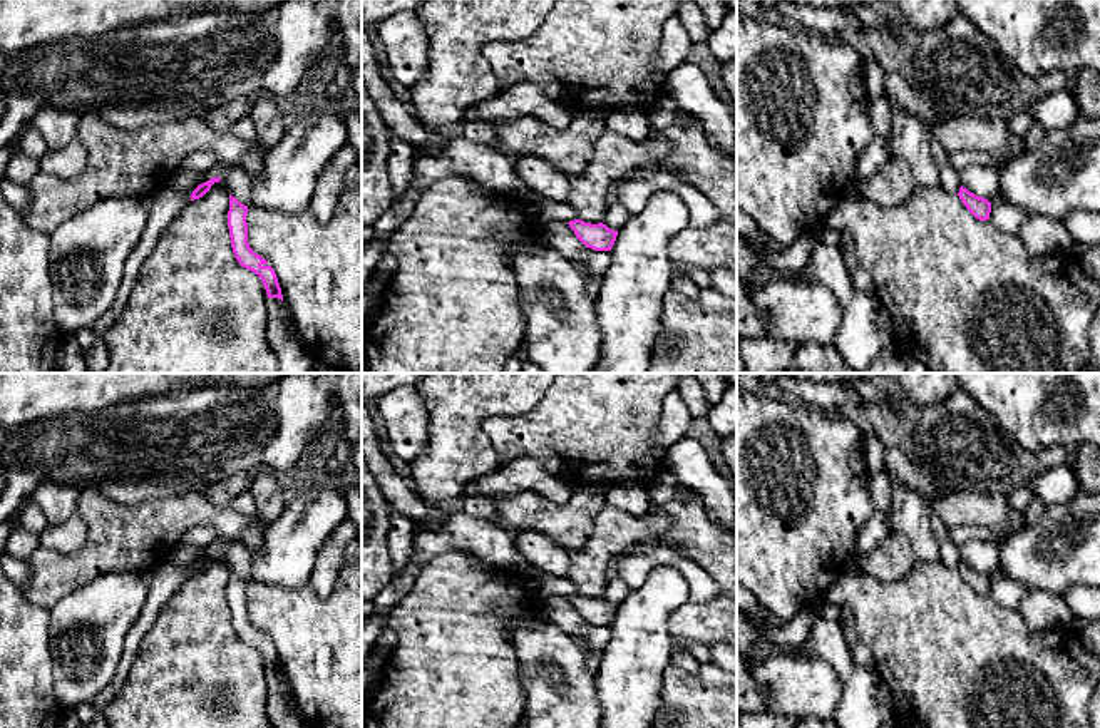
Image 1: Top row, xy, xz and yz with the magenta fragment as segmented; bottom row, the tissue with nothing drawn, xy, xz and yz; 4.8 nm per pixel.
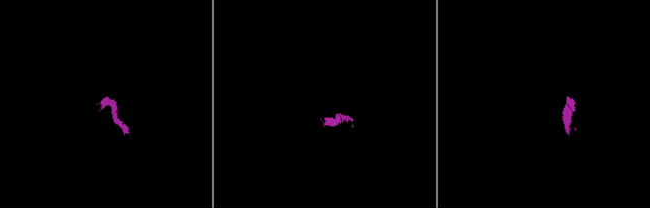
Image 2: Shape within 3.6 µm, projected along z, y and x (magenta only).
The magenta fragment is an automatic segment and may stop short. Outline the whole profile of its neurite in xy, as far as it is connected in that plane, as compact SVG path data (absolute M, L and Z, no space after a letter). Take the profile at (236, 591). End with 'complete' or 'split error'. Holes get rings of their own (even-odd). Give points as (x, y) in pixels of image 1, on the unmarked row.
M229 569L228 602L234 633L243 643L253 646L261 653L268 669L268 718L273 728L310 728L303 715L296 708L296 701L290 691L288 679L283 676L275 644L265 633L261 633L249 623L246 589L248 581L241 579Z; split error

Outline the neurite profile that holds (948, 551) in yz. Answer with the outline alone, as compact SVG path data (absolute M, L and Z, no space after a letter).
M939 495L928 499L929 509L933 510L931 512L931 525L933 525L934 536L939 542L939 559L948 567L958 569L959 562L961 562L959 551L958 551L958 546L949 539L948 529L936 512L936 505L939 500L941 500Z

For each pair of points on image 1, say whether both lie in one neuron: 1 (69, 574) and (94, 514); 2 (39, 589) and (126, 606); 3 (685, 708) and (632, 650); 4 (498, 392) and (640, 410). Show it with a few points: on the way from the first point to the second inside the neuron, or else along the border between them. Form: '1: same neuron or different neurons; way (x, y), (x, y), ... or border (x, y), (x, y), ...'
1: same neuron; way (84, 559), (92, 551), (94, 529)
2: different neurons; border (101, 576), (62, 596), (49, 611)
3: different neurons; border (670, 663), (662, 680), (662, 703), (657, 710)
4: different neurons; border (548, 390), (523, 414), (506, 415)

